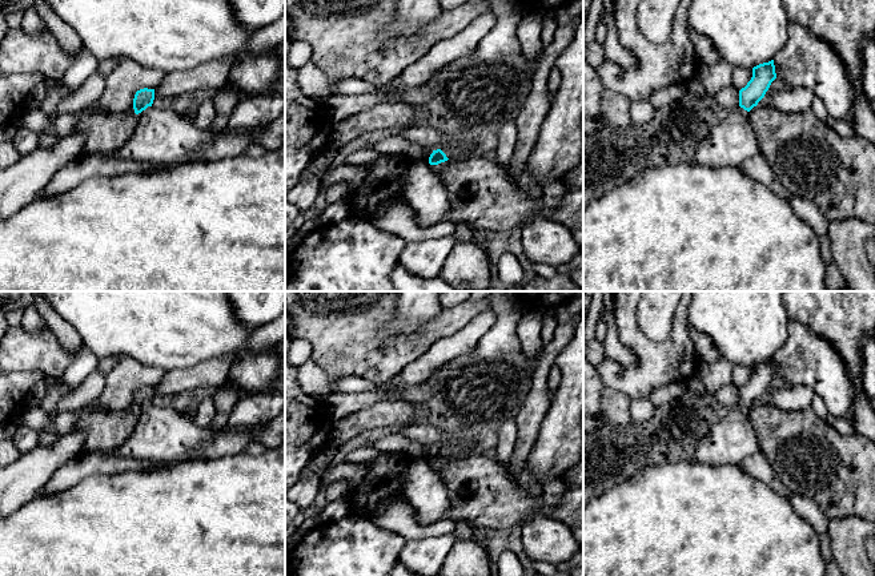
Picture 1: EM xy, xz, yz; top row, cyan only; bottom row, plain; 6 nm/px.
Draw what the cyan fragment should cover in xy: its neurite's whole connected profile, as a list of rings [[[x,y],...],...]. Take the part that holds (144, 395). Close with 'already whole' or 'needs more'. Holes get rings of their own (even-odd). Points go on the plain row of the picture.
[[[140,387],[133,396],[136,411],[131,436],[117,448],[99,454],[132,458],[153,464],[168,464],[188,456],[206,446],[224,432],[252,434],[264,426],[237,428],[200,427],[184,406],[178,408],[157,407],[153,402],[154,387]]]; needs more

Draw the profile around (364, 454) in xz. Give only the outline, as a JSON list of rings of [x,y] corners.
[[[362,446],[354,451],[352,451],[346,456],[346,463],[365,463],[369,462],[377,456],[380,456],[382,451],[372,447],[372,446]]]

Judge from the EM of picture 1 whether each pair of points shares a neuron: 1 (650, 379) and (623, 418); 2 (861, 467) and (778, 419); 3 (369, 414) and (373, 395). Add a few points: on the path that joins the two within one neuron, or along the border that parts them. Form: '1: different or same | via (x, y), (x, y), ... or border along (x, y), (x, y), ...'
1: different | border along (603, 386), (611, 390), (621, 390), (631, 398)
2: same | via (841, 451), (830, 440), (798, 430)
3: different | border along (386, 401), (378, 401), (358, 409), (345, 418)

